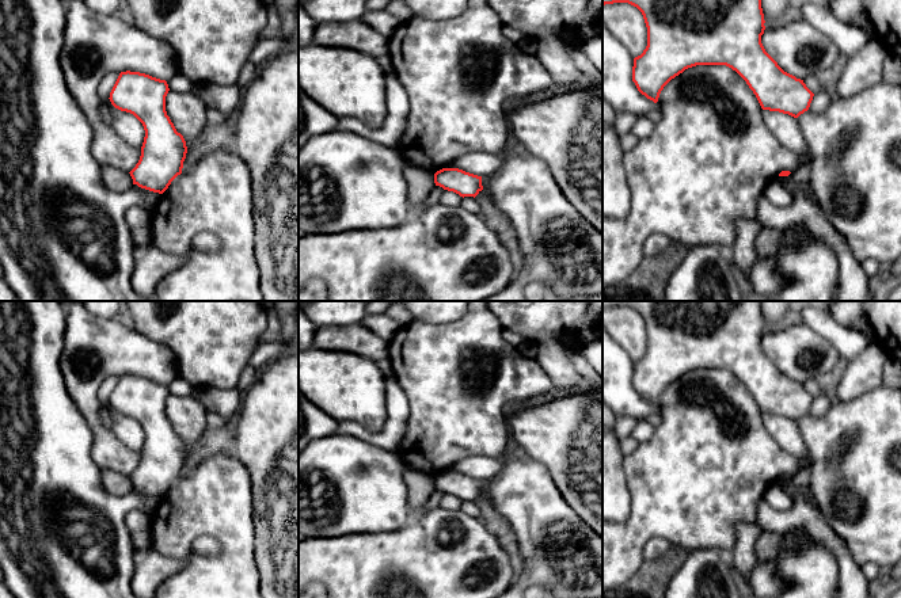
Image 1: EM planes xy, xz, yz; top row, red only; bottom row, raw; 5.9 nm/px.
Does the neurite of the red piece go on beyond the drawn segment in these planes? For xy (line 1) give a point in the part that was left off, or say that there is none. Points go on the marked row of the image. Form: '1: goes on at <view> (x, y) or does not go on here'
1: does not go on here

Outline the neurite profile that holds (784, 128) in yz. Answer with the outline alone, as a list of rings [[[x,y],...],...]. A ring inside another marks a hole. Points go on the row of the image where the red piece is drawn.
[[[763,110],[761,117],[772,134],[794,155],[809,155],[809,146],[805,141],[803,133],[799,129],[797,118],[788,114],[769,110]]]

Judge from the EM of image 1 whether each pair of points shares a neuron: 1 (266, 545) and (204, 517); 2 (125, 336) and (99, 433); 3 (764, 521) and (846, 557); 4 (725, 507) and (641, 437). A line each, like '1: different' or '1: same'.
1: different
2: same
3: same
4: different

